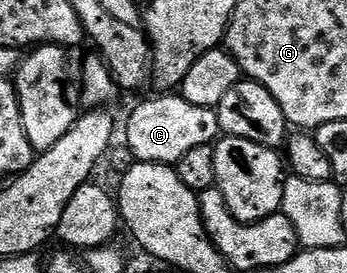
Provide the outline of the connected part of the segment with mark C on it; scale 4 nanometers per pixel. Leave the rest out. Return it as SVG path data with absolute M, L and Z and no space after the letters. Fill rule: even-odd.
M179 94L156 95L160 96L142 101L128 116L128 148L139 163L175 166L187 152L212 144L221 135L214 108L194 106Z

